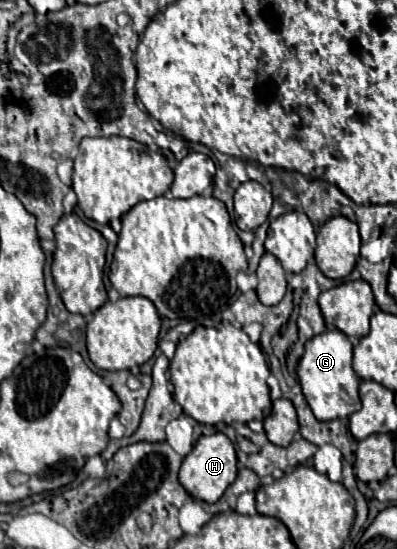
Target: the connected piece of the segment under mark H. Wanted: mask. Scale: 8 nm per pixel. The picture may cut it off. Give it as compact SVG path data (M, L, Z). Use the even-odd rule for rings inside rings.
M215 433L211 437L201 437L193 451L183 459L183 465L179 469L179 481L185 487L185 491L205 503L215 503L225 493L225 489L235 481L237 477L237 457L233 443L227 435Z

